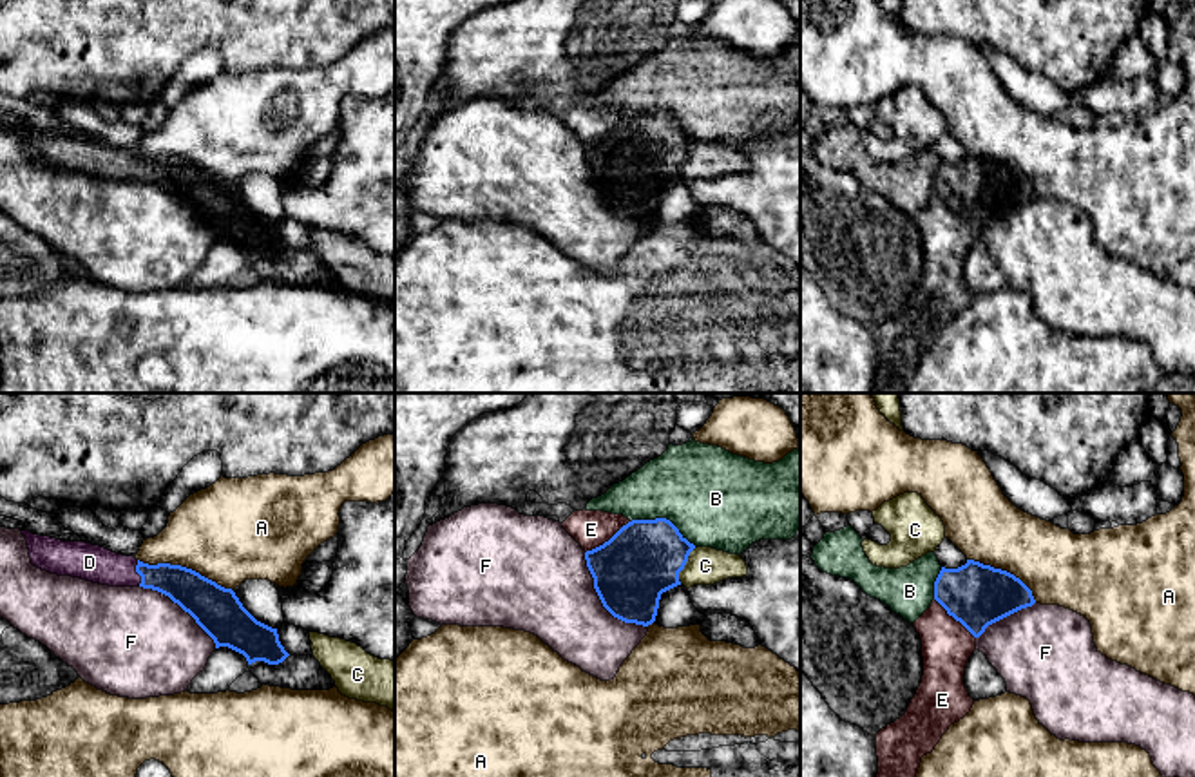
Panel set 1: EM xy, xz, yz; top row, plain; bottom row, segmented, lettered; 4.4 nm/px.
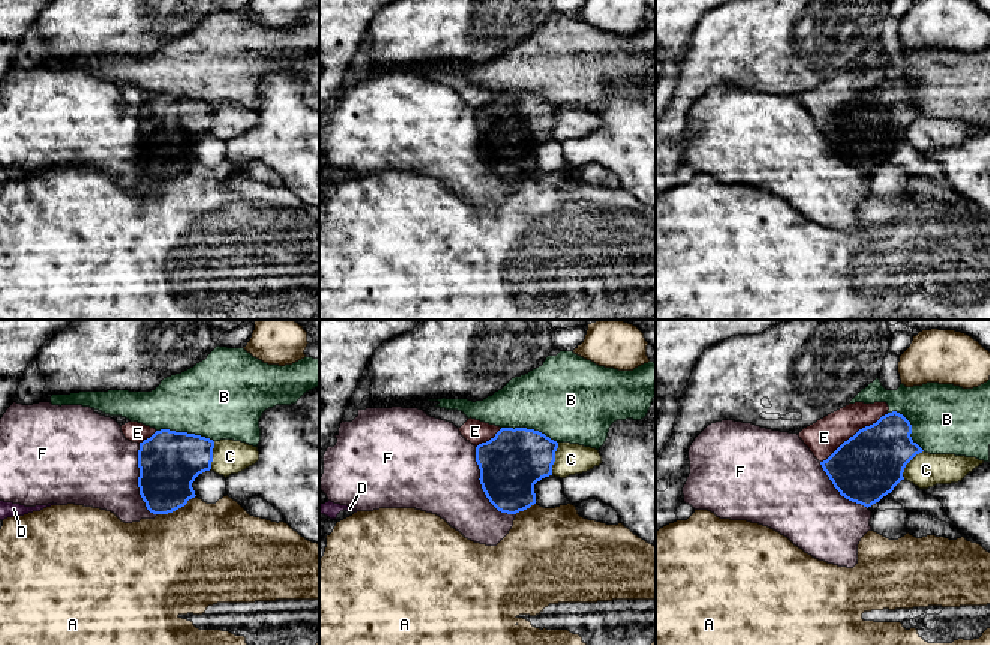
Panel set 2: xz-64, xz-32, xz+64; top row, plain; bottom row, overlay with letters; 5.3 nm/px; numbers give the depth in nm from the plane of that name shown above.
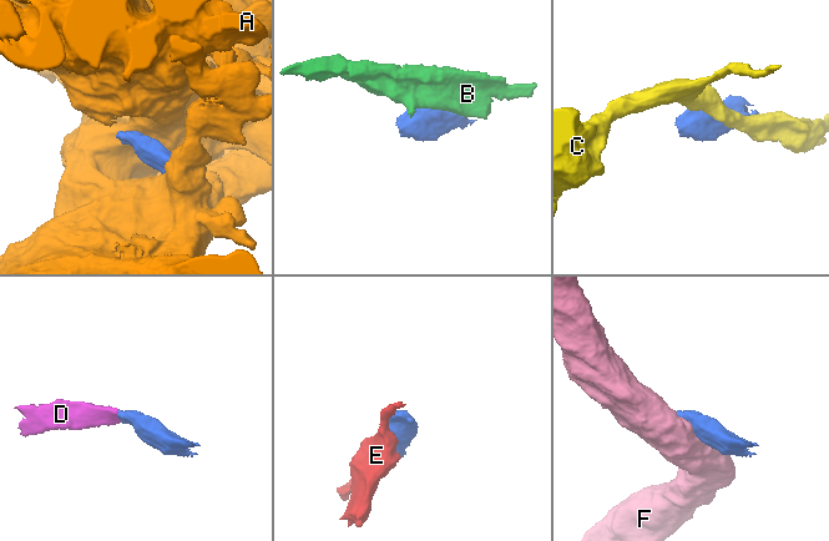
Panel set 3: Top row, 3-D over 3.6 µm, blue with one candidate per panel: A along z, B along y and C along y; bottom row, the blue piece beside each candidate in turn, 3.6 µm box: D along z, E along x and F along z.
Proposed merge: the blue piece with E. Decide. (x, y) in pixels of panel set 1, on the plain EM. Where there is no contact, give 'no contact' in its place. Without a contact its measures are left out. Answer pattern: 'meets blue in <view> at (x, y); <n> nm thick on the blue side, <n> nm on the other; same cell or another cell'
meets blue in xz at (609, 134); 340 nm thick on the blue side, 160 nm on the other; another cell

